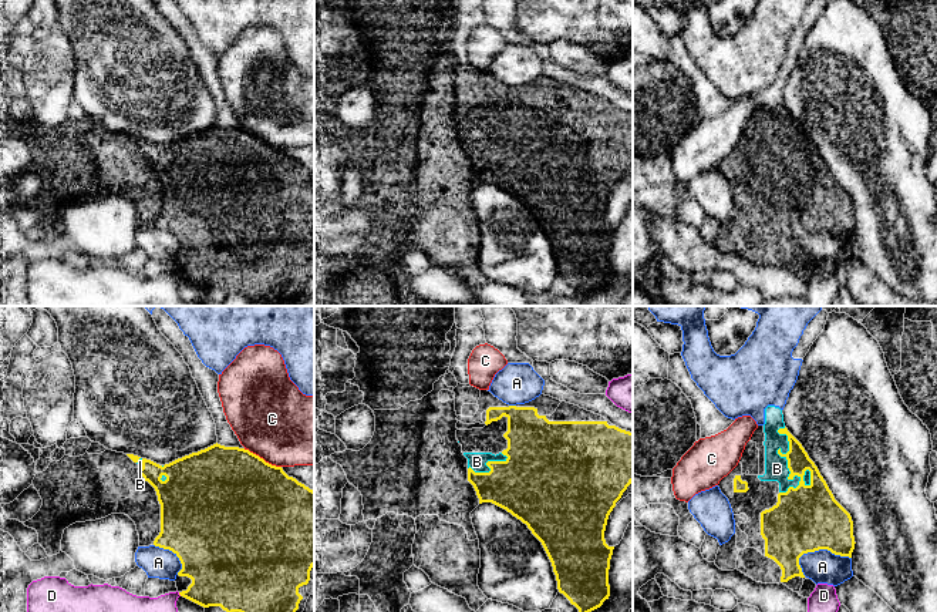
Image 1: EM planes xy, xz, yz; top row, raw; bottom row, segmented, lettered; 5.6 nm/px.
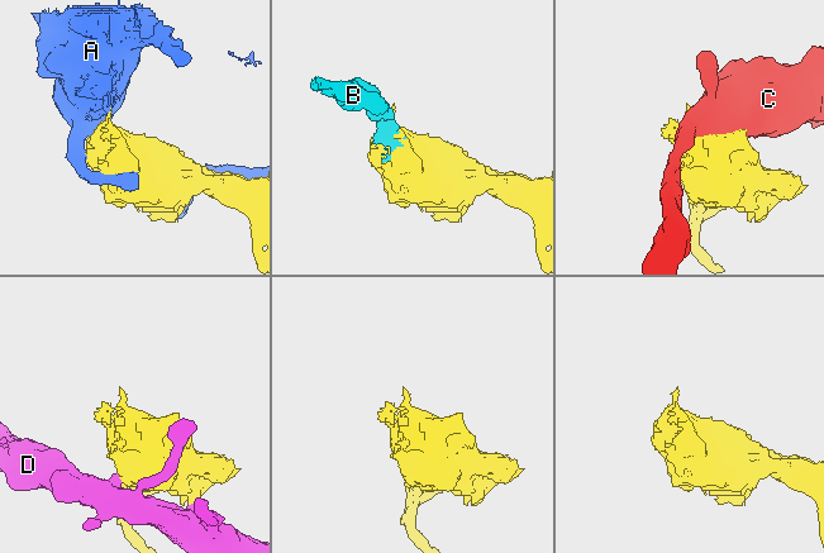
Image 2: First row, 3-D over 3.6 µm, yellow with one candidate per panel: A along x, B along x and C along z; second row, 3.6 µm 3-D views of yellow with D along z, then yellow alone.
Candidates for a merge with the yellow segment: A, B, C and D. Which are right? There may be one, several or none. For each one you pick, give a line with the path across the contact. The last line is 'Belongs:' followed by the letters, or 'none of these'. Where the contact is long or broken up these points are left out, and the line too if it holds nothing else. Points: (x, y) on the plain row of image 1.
Belongs: B

